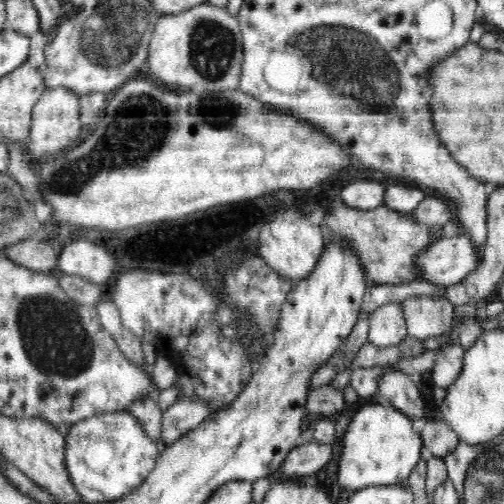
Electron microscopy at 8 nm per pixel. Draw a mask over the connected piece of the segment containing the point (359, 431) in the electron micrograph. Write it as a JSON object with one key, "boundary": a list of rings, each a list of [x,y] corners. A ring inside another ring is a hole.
{"boundary":[[[384,402],[371,406],[364,406],[351,418],[342,438],[342,450],[338,458],[338,472],[336,482],[342,488],[354,488],[353,492],[372,485],[399,485],[402,480],[408,479],[415,469],[421,456],[423,442],[420,433],[414,431],[412,419],[403,412],[392,408]]]}

